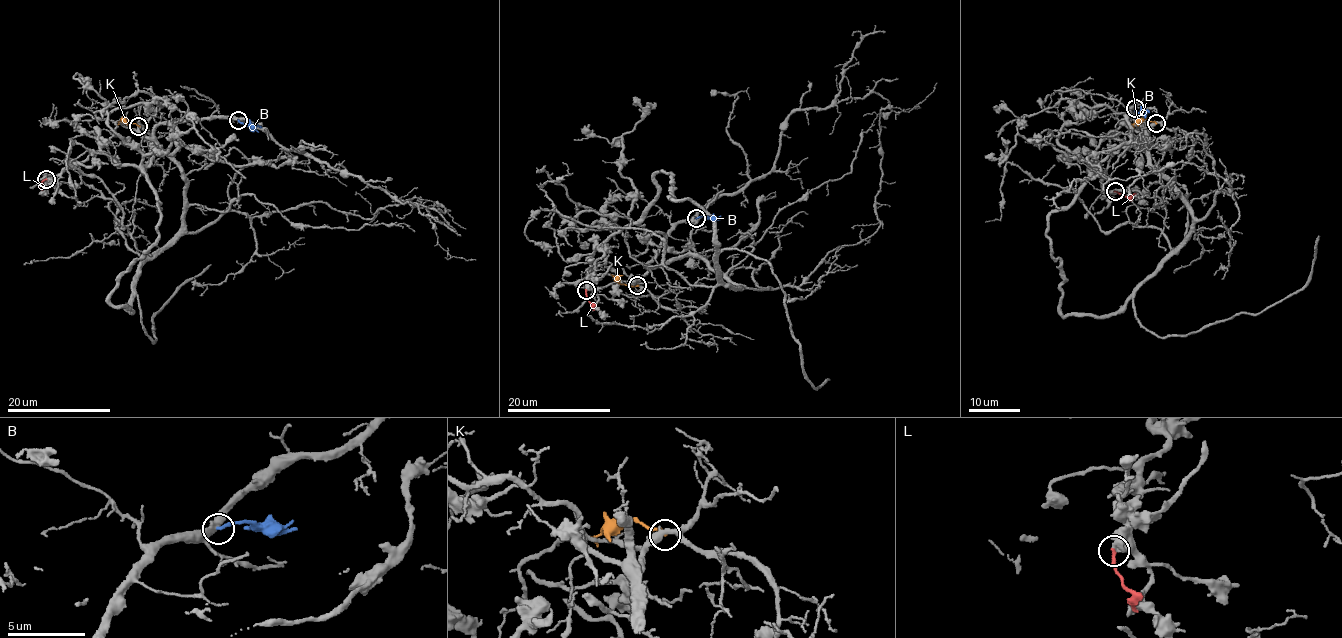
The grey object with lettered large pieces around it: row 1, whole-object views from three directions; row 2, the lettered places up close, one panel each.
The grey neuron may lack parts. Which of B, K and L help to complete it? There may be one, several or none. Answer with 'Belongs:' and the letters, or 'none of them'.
Belongs: none of them

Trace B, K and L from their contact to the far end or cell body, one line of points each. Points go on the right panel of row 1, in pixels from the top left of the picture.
B: (1135, 108), (1138, 112), (1149, 112)
K: (1156, 123), (1145, 119), (1135, 122), (1133, 128)
L: (1115, 191), (1128, 196), (1136, 194)

